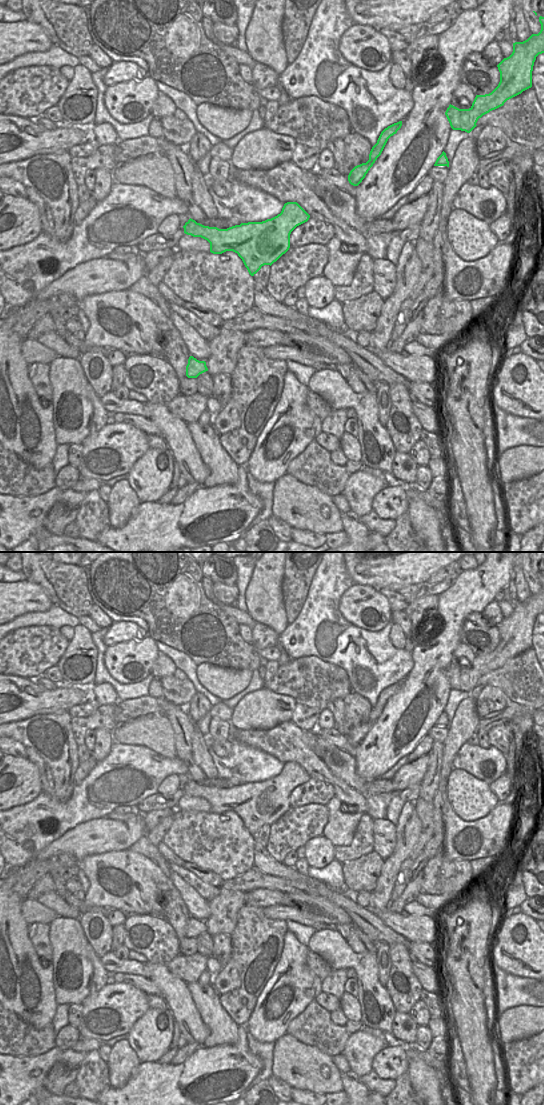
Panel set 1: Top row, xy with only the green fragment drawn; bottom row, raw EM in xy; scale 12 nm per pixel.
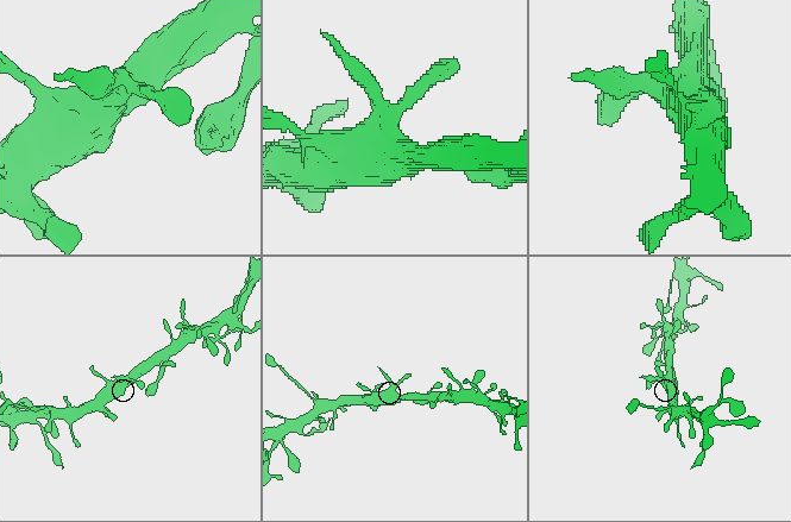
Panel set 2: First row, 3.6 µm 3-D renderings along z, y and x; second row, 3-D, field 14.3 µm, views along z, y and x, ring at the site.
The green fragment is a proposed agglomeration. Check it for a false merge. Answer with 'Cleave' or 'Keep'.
Keep.

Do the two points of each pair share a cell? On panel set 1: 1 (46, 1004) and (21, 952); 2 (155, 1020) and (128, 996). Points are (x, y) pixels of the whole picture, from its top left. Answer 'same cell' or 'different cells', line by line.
1: same cell
2: different cells

